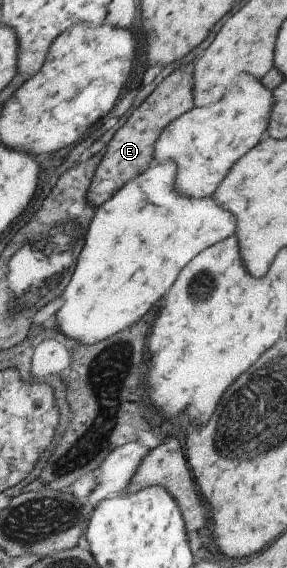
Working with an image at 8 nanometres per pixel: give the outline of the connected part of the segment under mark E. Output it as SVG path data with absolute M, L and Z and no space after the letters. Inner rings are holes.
M191 64L181 66L179 70L165 76L155 86L151 94L127 116L123 126L113 134L113 138L109 140L101 153L103 158L101 158L98 168L94 170L93 178L89 188L87 188L87 202L91 206L96 208L109 200L121 186L124 186L131 178L135 178L137 174L141 174L153 164L153 150L155 150L157 136L163 132L169 122L195 108L191 84L193 84Z

